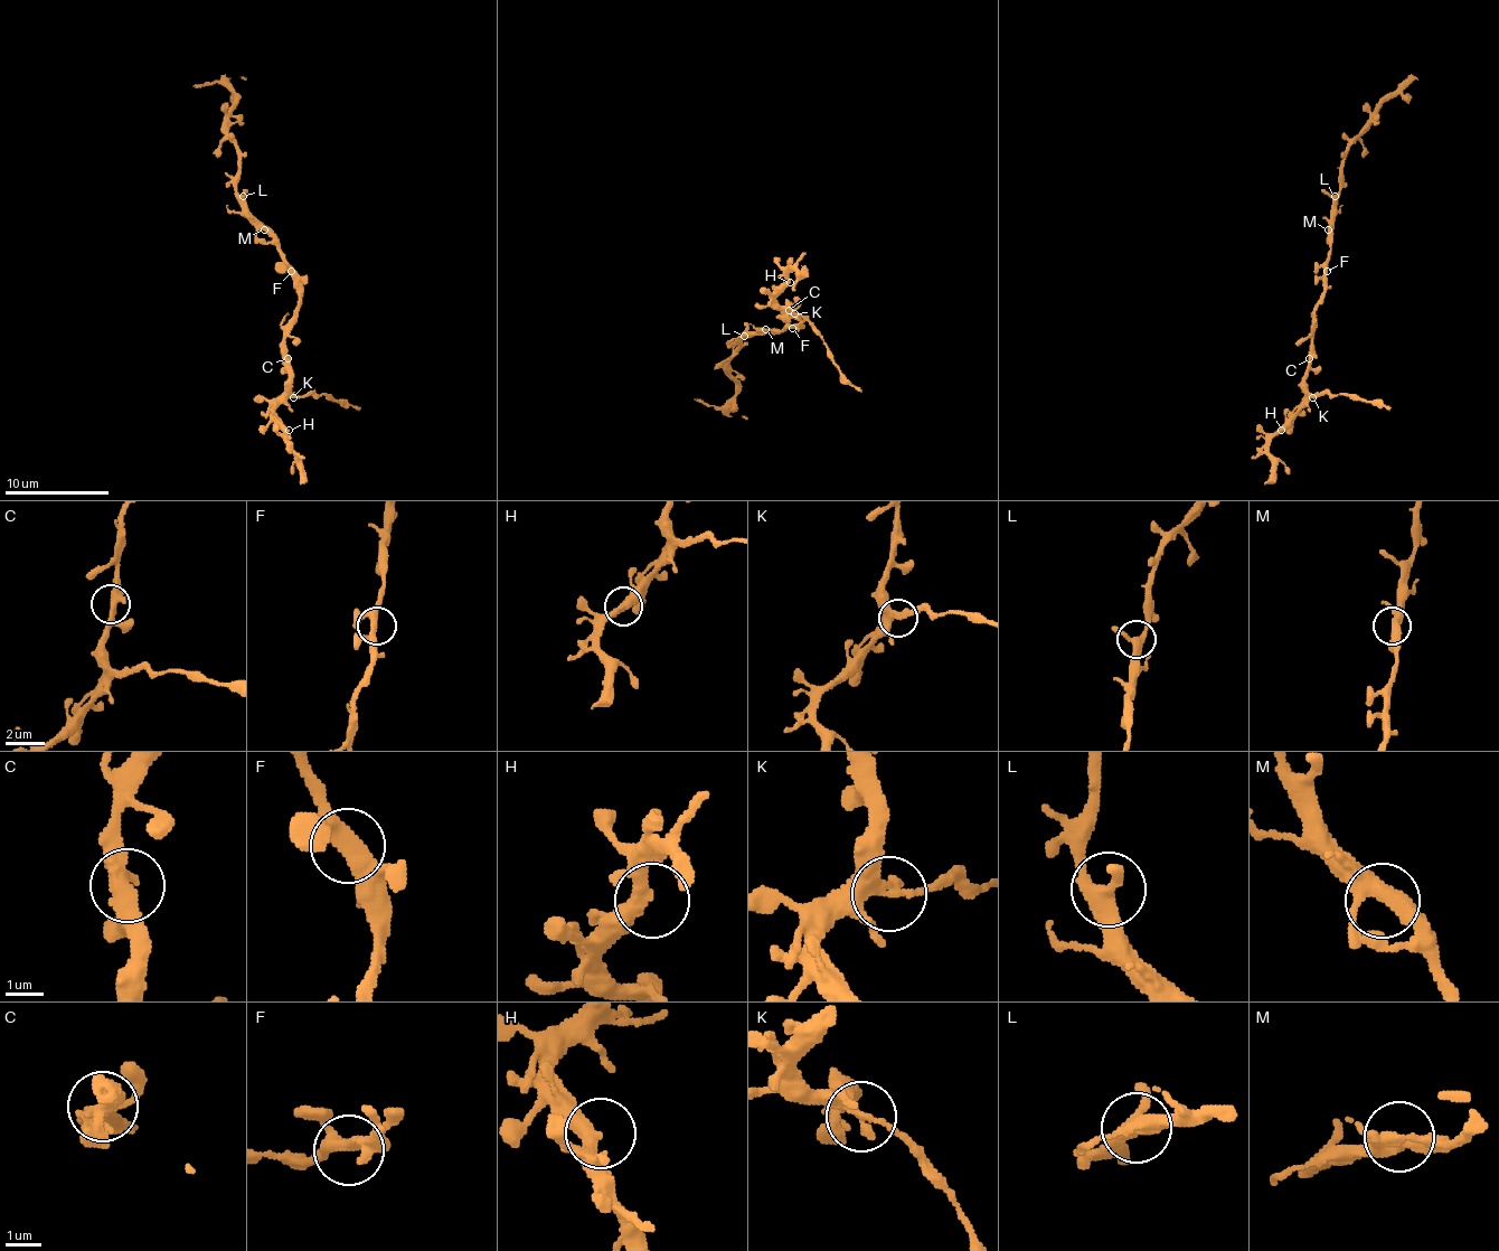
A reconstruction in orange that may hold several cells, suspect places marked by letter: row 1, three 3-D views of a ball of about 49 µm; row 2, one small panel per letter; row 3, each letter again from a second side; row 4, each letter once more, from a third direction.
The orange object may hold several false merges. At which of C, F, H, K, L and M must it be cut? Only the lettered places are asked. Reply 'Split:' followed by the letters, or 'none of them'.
Split: K

